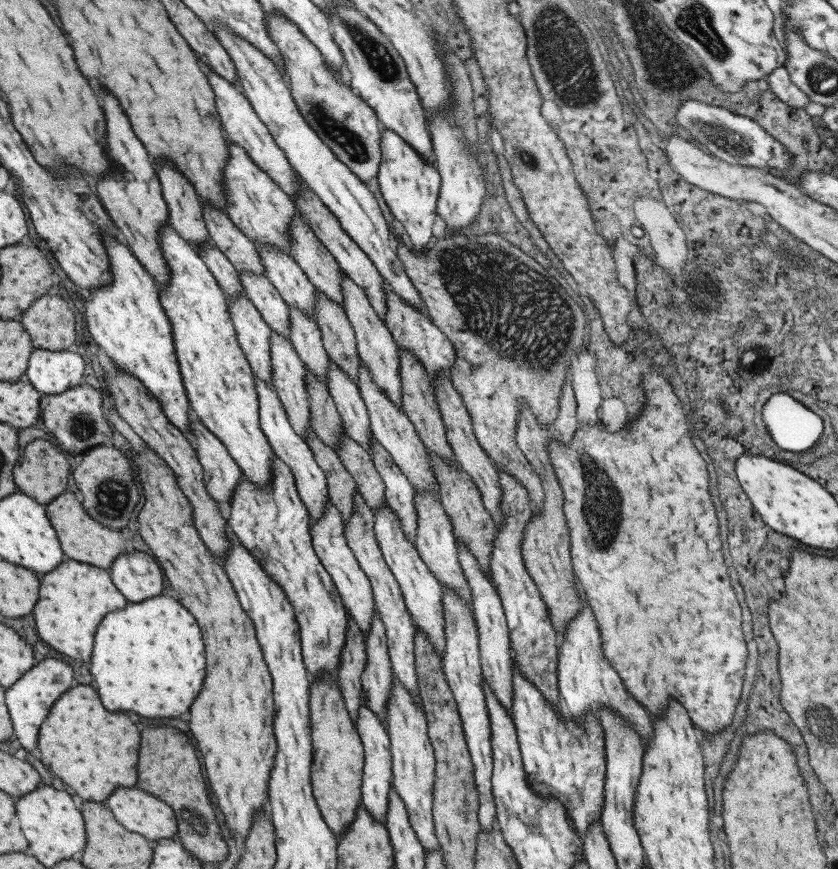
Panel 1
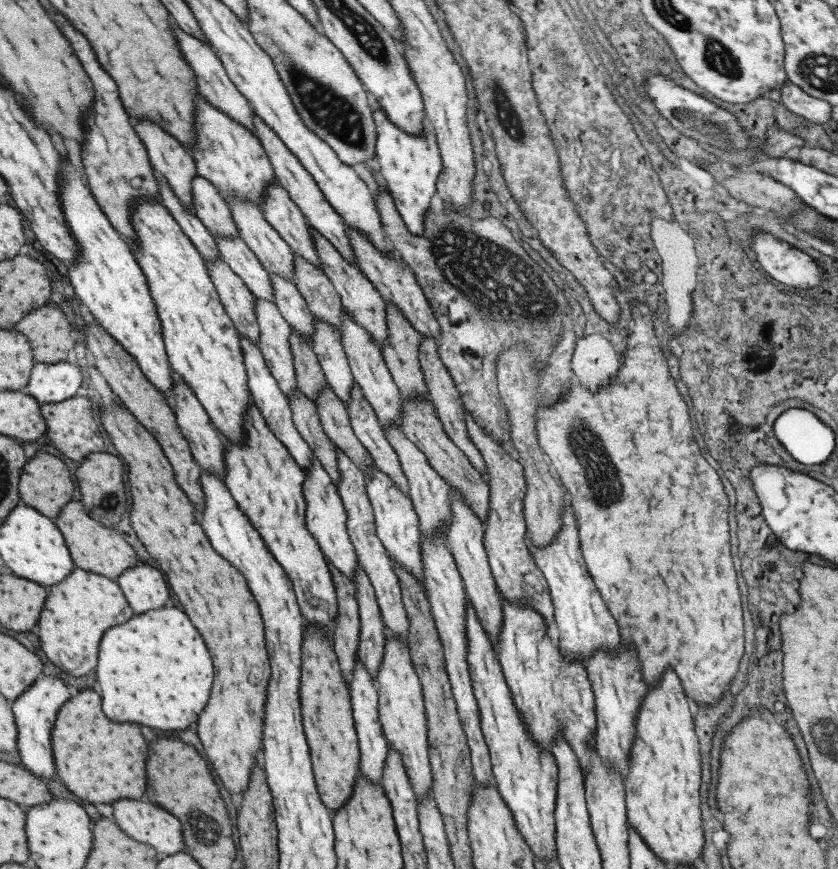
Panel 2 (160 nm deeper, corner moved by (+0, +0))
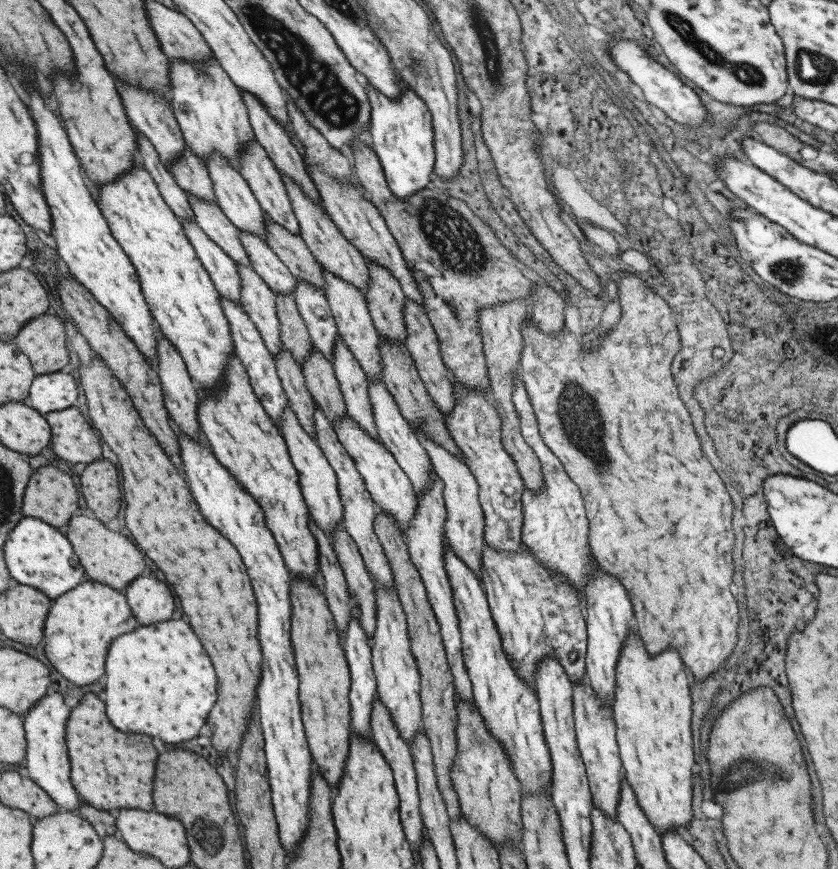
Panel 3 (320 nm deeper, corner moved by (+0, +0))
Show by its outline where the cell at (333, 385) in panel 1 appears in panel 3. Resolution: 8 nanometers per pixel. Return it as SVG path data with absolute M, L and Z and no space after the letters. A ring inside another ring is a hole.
M296 280L292 297L313 348L330 362L337 332L324 294L312 284Z

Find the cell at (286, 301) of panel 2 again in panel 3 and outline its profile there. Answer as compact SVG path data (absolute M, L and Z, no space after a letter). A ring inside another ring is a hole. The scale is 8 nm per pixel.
M238 230L238 237L250 262L250 267L261 277L261 280L273 292L292 296L296 278L264 243L264 240L241 230Z

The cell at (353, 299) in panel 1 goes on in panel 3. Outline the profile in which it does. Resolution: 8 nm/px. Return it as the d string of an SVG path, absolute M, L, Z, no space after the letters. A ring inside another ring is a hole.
M281 176L281 183L285 187L294 217L298 222L298 235L304 240L314 259L321 268L327 269L335 276L351 283L364 296L369 277L367 276L366 262L361 253L352 244L349 244L349 241L341 234L341 231L324 211L325 208L322 209L321 205L314 203L291 178Z

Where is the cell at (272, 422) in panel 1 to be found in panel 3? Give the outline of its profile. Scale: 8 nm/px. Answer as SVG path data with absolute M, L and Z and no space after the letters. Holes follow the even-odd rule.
M220 296L219 302L221 311L223 311L223 315L228 322L234 354L237 355L237 358L244 366L249 384L255 396L260 400L261 406L265 409L273 424L277 428L280 428L280 416L284 406L287 404L287 400L284 390L280 385L279 377L276 375L273 356L268 351L268 348L257 332L256 326L249 320L245 311L239 308L237 303L227 300L225 297Z

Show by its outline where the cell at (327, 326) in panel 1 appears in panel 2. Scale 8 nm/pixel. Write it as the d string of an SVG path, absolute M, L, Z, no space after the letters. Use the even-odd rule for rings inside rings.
M292 251L292 283L313 316L333 325L339 334L342 304L339 295L321 269Z

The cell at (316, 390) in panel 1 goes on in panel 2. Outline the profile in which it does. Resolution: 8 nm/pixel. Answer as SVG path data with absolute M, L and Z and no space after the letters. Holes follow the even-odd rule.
M291 329L288 343L292 354L296 387L314 403L315 397L326 385L326 380L310 347L311 343L299 336L295 329Z

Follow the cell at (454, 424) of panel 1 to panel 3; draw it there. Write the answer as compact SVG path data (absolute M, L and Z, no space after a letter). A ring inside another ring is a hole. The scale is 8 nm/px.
M405 297L403 307L403 320L405 325L404 345L414 362L416 371L426 388L427 394L439 408L439 412L445 416L454 405L453 387L449 370L444 365L440 352L438 351L438 342L434 332L434 328L427 318L426 312L414 300Z

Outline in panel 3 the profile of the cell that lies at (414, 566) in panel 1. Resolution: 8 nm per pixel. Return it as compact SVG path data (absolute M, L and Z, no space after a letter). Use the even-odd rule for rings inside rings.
M347 414L343 415L336 423L332 424L341 446L354 460L355 470L362 476L364 487L370 494L375 504L375 509L385 512L389 518L393 518L393 524L397 526L397 532L405 536L405 528L409 526L409 520L415 514L416 496L413 492L408 476L401 470L393 455L384 447L381 441L376 441L369 436L358 424Z

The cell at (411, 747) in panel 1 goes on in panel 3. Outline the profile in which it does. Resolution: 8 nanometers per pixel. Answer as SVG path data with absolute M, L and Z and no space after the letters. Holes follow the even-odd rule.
M375 585L375 624L370 638L370 661L376 682L376 696L389 711L392 721L399 736L410 746L412 738L421 732L421 705L420 705L420 676L415 664L415 659L410 654L410 640L406 631L406 618L400 605L396 591Z

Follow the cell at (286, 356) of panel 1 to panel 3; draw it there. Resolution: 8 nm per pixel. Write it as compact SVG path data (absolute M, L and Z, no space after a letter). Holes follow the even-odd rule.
M236 264L236 271L240 280L238 291L241 309L256 326L259 336L274 358L274 354L278 353L282 346L275 295L251 267Z

